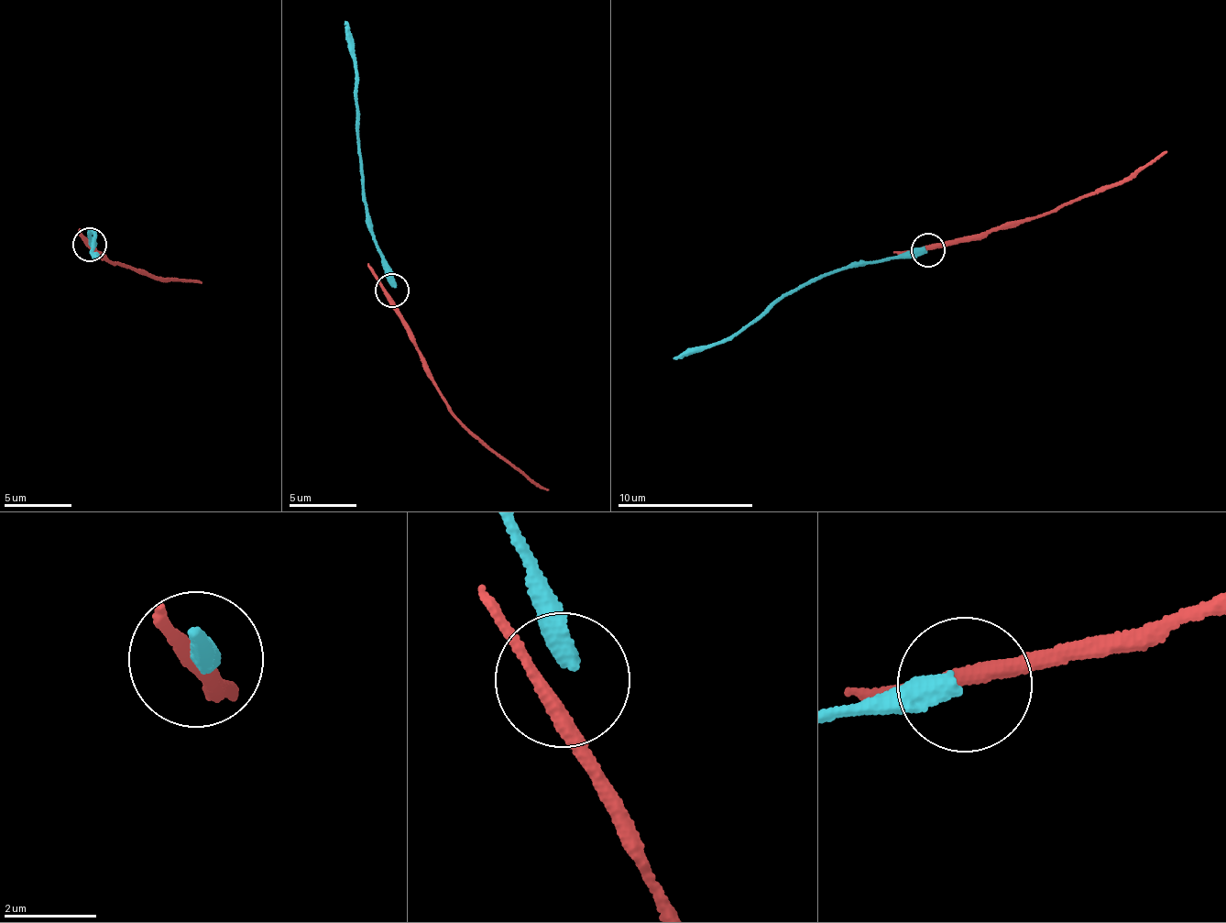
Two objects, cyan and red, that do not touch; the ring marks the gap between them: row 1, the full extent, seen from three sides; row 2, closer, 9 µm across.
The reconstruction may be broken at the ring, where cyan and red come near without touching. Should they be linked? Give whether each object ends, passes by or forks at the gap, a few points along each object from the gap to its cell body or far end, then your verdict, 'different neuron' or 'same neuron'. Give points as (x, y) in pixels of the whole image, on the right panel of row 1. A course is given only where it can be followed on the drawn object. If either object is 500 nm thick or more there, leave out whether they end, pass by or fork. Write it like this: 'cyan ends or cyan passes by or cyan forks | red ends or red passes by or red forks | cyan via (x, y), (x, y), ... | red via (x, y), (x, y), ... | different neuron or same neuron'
cyan ends | red passes by | cyan via (925, 249), (916, 247), (873, 262), (855, 261), (810, 279), (734, 334), (693, 346), (673, 357) | red via (931, 247), (983, 238), (1060, 204), (1118, 184), (1165, 150) | different neuron

